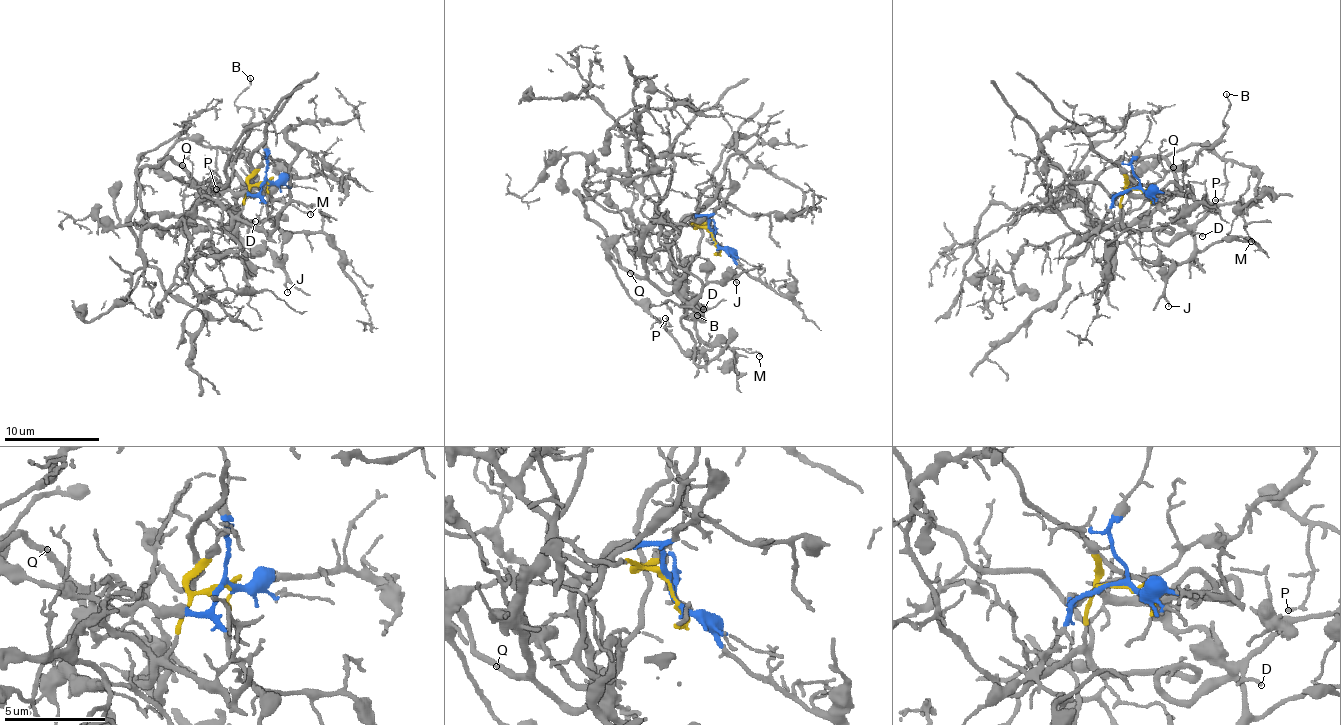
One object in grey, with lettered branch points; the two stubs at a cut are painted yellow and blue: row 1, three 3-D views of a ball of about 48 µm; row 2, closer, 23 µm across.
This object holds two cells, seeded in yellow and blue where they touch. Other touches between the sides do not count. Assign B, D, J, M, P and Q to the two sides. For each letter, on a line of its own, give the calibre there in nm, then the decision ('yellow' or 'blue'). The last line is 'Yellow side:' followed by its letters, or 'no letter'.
B: calibre 110 nm; blue
D: calibre 130 nm; yellow
J: calibre 130 nm; yellow
M: calibre 130 nm; yellow
P: calibre 160 nm; blue
Q: calibre 300 nm; blue
Yellow side: D, J, M

